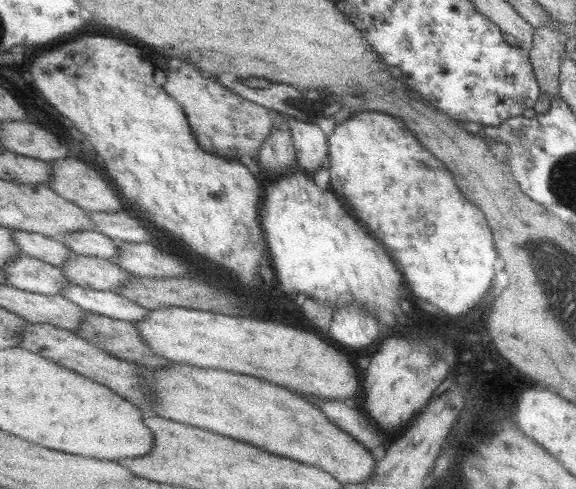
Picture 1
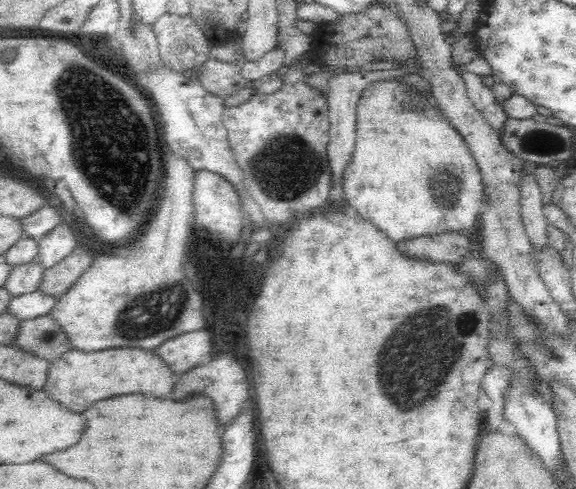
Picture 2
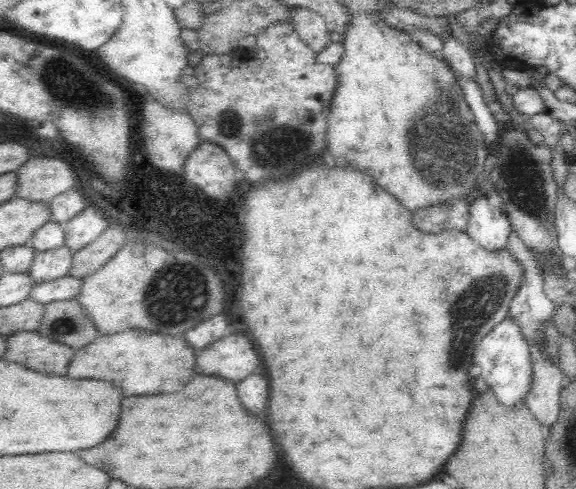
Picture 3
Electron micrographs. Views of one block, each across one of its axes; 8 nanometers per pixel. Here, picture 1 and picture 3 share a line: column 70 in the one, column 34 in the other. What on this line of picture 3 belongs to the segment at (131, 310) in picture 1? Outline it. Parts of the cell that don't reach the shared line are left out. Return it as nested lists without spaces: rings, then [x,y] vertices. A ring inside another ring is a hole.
[[[64,275],[54,280],[36,283],[29,297],[45,305],[55,300],[68,300],[82,292],[82,284],[82,277]]]

